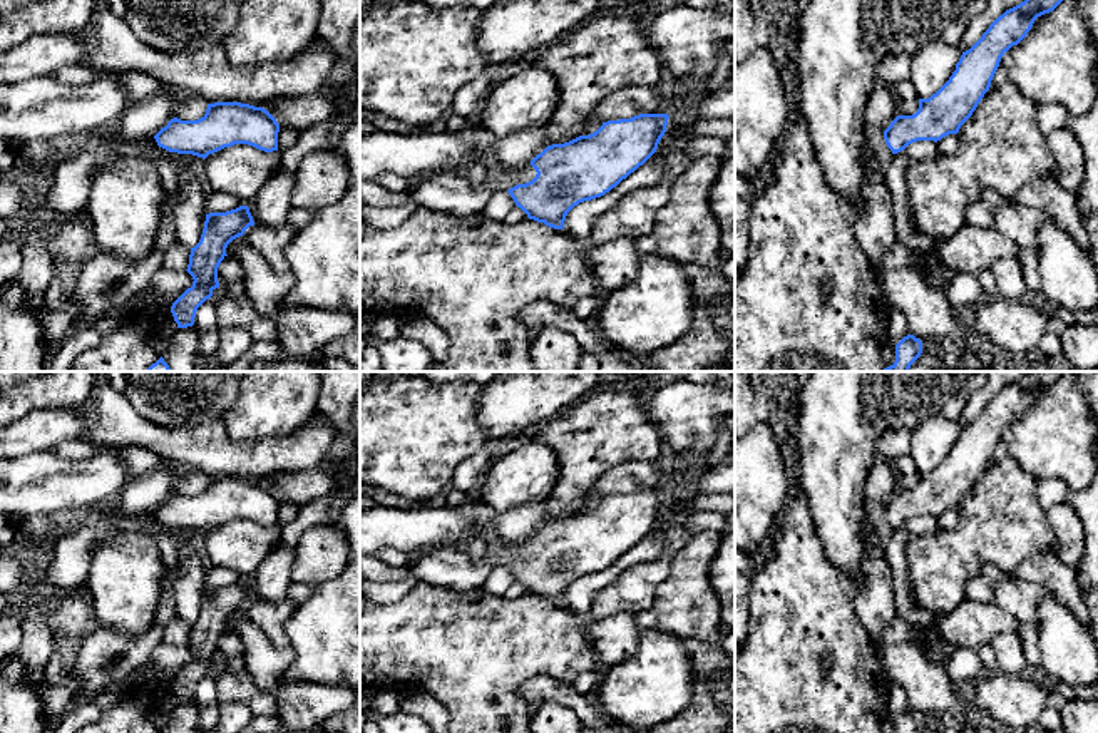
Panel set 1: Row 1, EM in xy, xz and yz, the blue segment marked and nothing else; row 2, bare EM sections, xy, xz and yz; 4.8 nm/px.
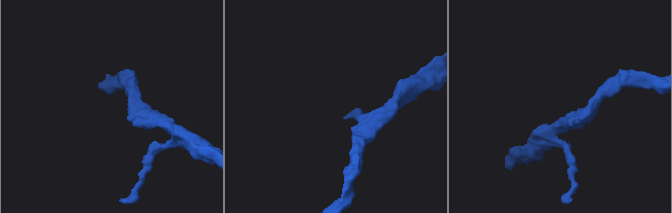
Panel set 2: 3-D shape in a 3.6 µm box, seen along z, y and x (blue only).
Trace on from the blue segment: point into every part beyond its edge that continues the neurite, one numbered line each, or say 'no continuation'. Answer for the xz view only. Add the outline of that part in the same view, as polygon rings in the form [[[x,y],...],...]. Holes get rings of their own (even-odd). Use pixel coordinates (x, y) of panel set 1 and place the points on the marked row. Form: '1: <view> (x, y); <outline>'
1: xz (451, 191); [[[490,162],[485,182],[477,187],[465,171],[437,171],[408,189],[410,197],[407,202],[460,218],[472,216],[482,213],[497,191],[507,192],[517,184],[532,181],[536,174],[531,164],[521,169],[504,169]]]

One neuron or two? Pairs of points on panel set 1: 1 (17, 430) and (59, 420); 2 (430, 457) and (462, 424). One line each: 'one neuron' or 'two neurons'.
1: one neuron
2: one neuron

